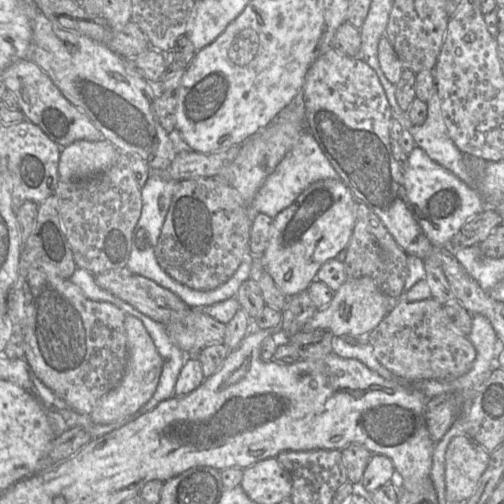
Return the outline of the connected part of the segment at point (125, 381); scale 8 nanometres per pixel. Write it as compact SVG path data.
M126 314L124 327L128 350L125 374L120 384L103 395L89 414L95 424L109 424L136 413L151 399L160 380L163 360L142 321Z

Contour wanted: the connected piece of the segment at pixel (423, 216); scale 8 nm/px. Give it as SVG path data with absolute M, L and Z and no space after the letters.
M418 146L408 154L408 165L403 170L403 185L418 224L434 245L448 245L463 224L485 209L484 200L474 189L430 159Z

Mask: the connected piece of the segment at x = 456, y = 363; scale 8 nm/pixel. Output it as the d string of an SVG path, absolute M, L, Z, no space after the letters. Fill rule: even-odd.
M435 298L396 300L396 305L367 336L379 363L410 382L426 379L450 380L464 375L472 366L476 350L469 338L458 332Z

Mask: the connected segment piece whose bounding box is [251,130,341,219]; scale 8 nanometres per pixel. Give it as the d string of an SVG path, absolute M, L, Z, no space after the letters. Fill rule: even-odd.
M305 130L298 142L265 179L251 202L251 209L255 213L264 213L274 219L278 213L290 206L308 186L327 178L341 180L340 175L321 150L314 135Z

